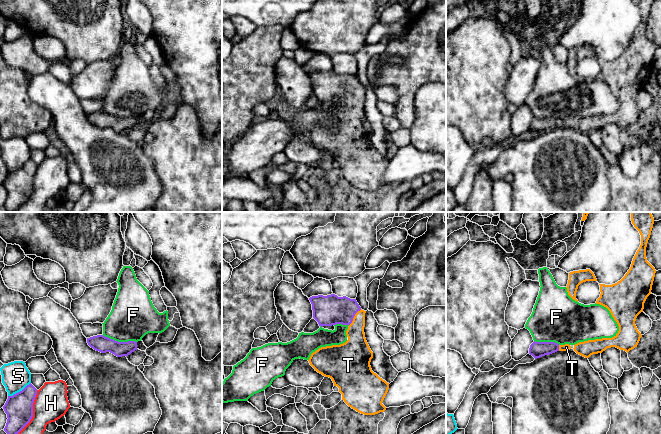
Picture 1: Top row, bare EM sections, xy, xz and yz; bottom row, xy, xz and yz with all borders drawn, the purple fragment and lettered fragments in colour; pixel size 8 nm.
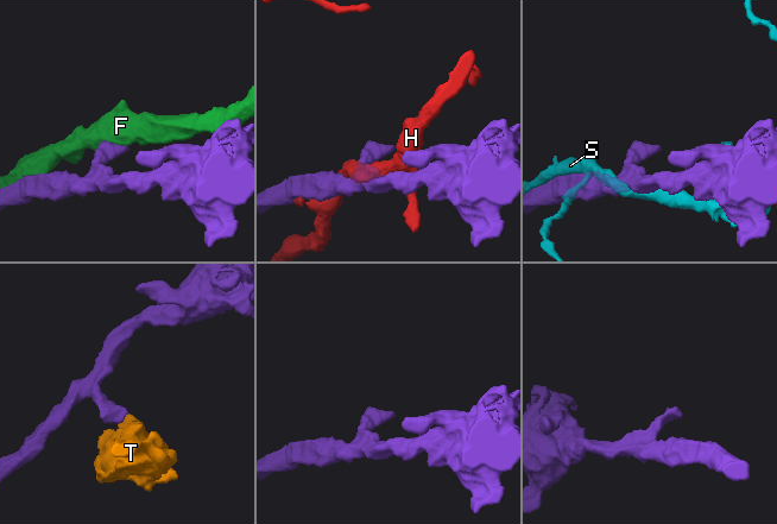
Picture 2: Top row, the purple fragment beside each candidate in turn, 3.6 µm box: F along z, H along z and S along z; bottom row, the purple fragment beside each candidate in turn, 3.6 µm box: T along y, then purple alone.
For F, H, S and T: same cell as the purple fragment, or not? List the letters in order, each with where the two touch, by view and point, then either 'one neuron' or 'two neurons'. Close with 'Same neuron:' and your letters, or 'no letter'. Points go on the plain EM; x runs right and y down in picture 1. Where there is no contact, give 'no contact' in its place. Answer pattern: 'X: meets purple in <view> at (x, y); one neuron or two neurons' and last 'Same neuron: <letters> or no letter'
F: meets purple in xy at (119, 118); two neurons
H: meets purple in xy at (32, 189); two neurons
S: meets purple in xy at (20, 167); two neurons
T: meets purple in xz at (353, 93); one neuron
Same neuron: T

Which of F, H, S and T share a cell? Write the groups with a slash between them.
F / H / S / T

